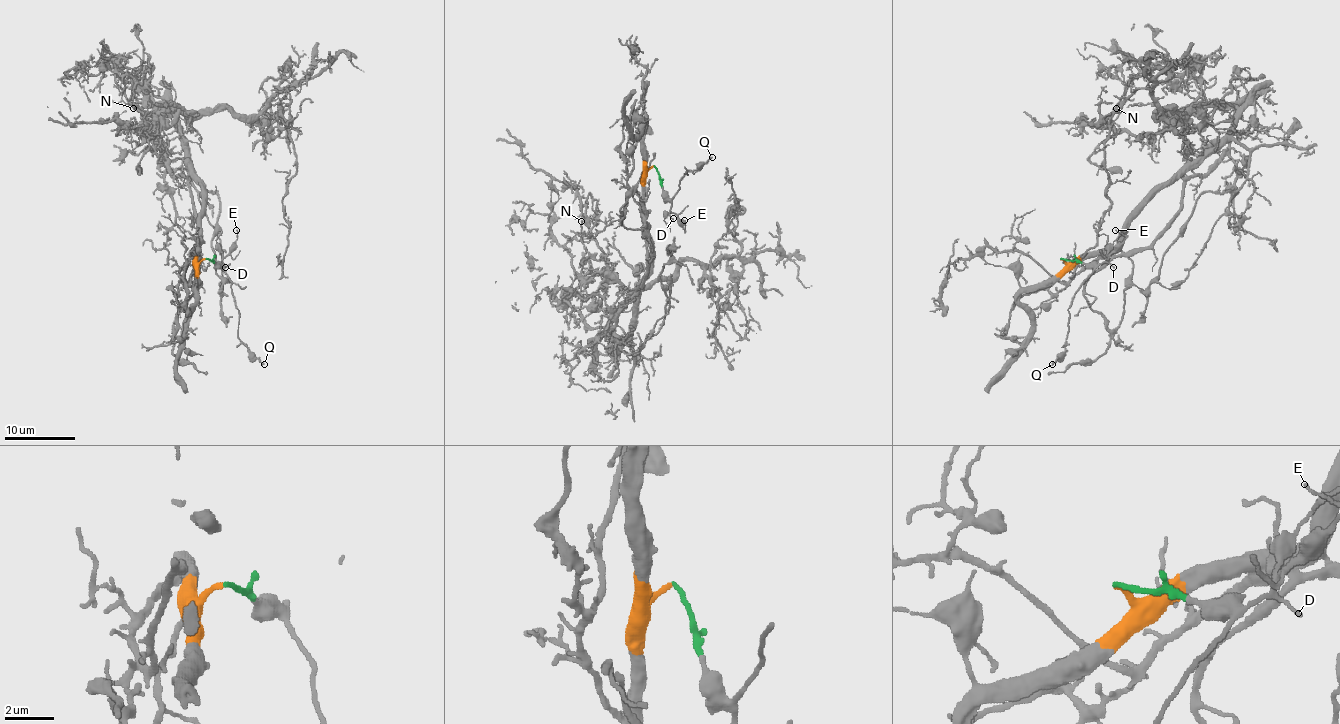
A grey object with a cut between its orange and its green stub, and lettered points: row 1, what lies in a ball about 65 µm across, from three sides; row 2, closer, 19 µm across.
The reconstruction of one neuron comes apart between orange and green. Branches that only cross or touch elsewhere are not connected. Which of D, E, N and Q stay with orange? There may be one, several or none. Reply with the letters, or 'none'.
N

